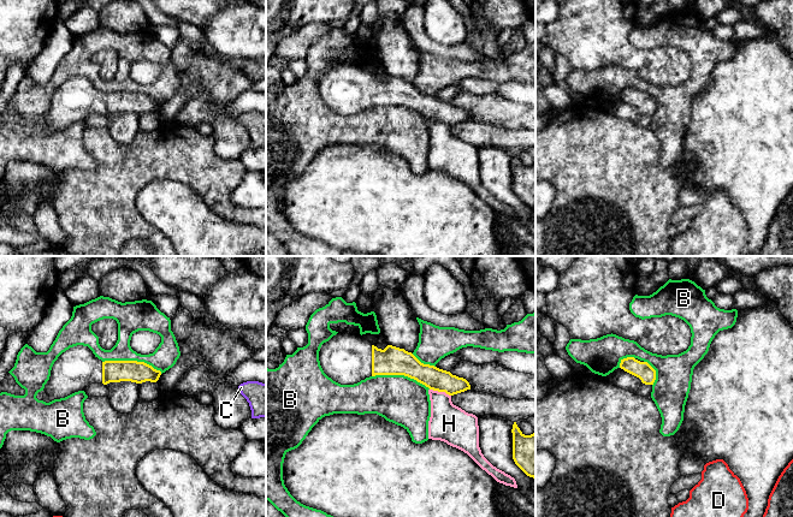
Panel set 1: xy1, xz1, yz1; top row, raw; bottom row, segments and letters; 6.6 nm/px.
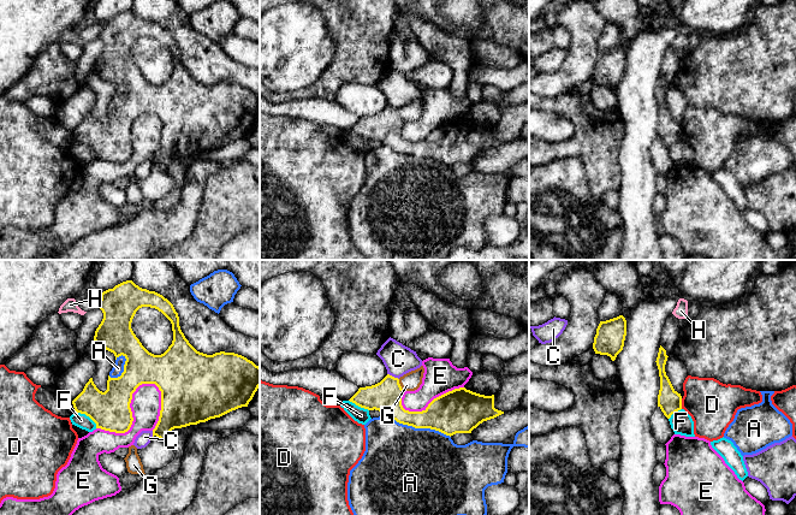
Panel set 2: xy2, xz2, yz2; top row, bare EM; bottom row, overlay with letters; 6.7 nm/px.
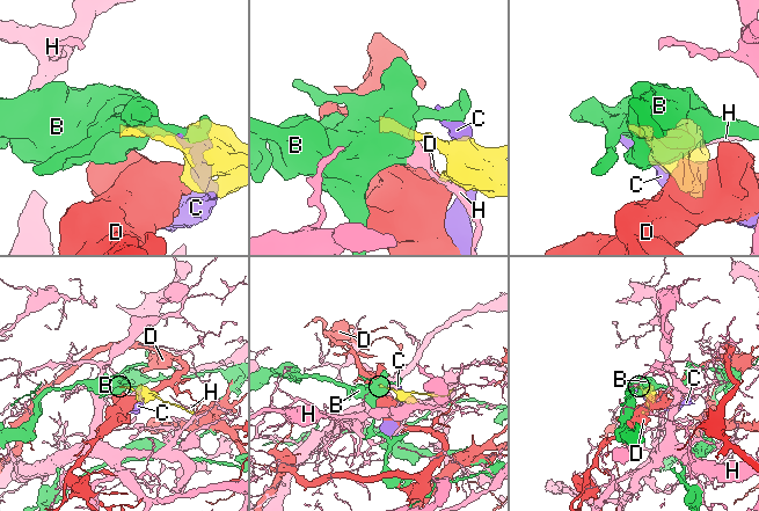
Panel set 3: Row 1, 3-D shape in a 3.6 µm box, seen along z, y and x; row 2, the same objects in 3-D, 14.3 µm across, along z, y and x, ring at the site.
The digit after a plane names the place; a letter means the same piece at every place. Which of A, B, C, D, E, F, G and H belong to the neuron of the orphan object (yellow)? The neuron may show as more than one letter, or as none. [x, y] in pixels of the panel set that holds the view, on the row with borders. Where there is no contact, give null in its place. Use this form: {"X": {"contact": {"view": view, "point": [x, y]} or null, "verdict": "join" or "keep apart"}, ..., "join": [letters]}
{"A": {"contact": {"view": "xz2", "point": [416, 427]}, "verdict": "keep apart"}, "B": {"contact": {"view": "xy1", "point": [132, 361]}, "verdict": "keep apart"}, "C": {"contact": {"view": "xz2", "point": [393, 377]}, "verdict": "keep apart"}, "D": {"contact": {"view": "yz2", "point": [681, 403]}, "verdict": "keep apart"}, "E": {"contact": {"view": "xy2", "point": [131, 413]}, "verdict": "keep apart"}, "F": {"contact": {"view": "xy2", "point": [87, 415]}, "verdict": "keep apart"}, "G": {"contact": {"view": "xz2", "point": [399, 385]}, "verdict": "keep apart"}, "H": {"contact": {"view": "xz1", "point": [441, 391]}, "verdict": "keep apart"}, "join": []}

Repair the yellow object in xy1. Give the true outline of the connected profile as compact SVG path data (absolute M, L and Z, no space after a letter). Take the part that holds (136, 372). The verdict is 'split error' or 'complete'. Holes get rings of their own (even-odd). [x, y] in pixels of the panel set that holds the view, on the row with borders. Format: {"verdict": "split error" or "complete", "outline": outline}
{"verdict": "split error", "outline": "M77 345L63 352L54 362L45 388L36 398L49 403L84 391L91 384L131 381L156 382L161 375L144 362L99 359L88 346Z"}

